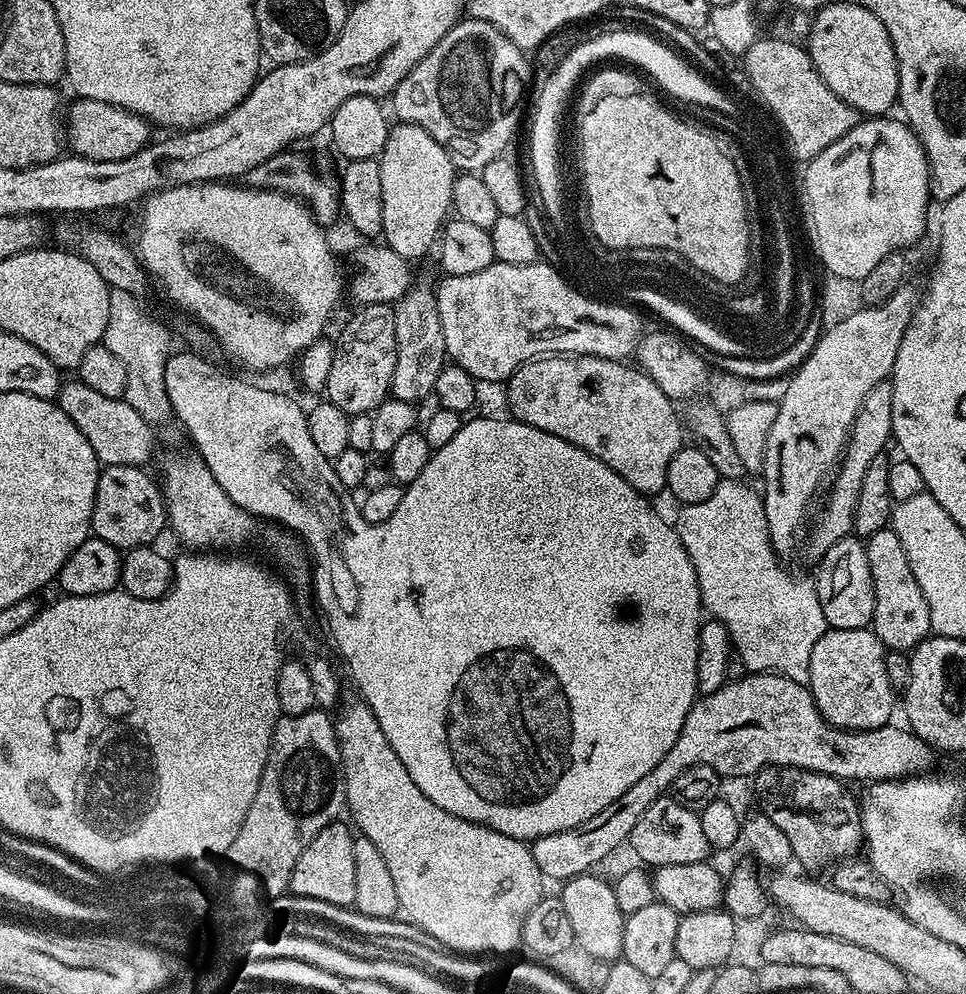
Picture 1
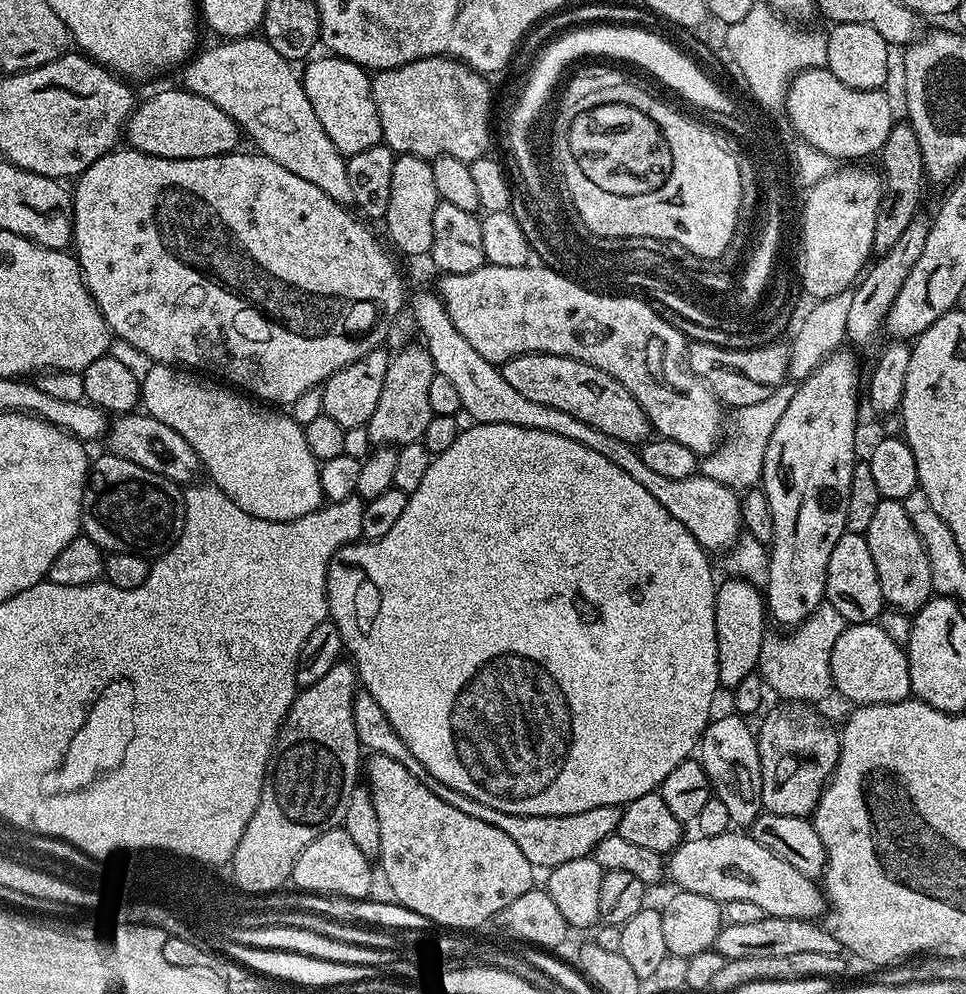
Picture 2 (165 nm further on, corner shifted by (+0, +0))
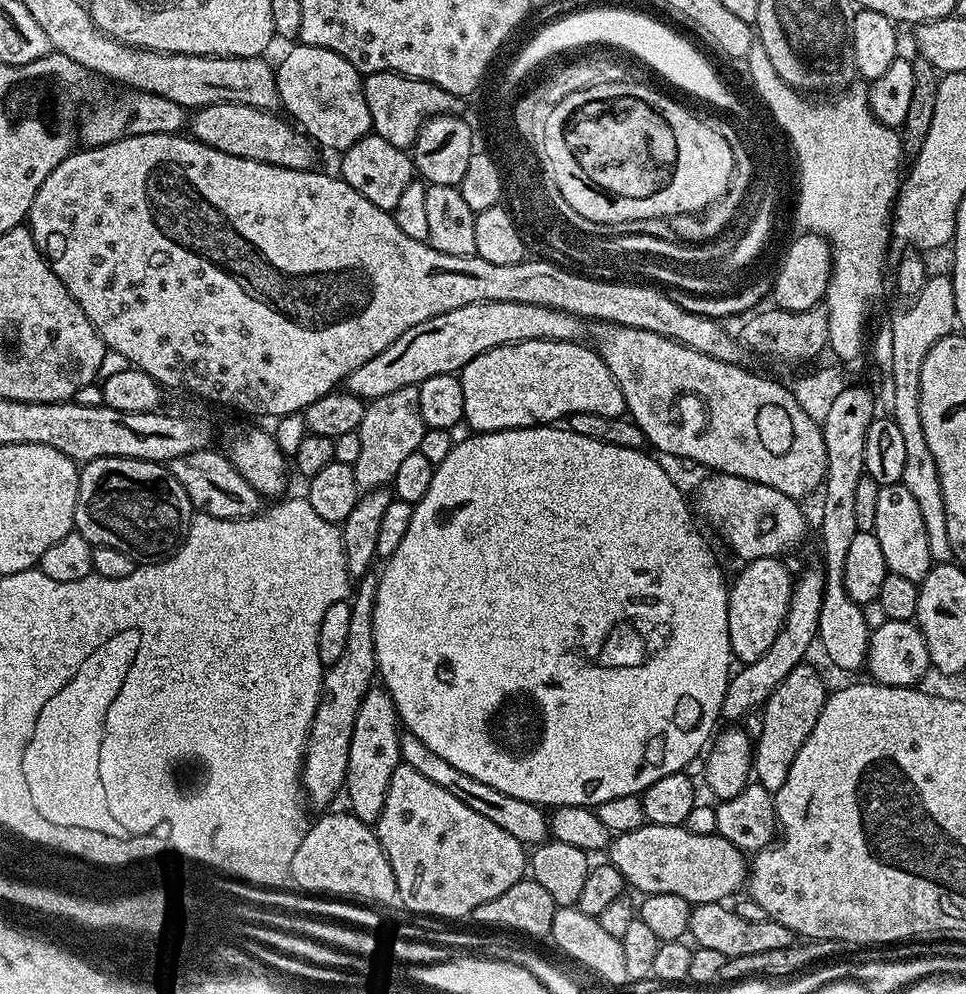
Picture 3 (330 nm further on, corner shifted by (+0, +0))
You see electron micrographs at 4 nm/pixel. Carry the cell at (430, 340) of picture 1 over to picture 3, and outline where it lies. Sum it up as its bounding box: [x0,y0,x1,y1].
[352,385,425,490]

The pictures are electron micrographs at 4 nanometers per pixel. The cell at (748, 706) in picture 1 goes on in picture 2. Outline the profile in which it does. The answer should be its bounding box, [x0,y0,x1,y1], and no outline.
[352,691,621,870]

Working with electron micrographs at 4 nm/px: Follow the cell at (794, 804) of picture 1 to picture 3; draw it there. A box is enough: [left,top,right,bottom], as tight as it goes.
[754,662,826,793]

